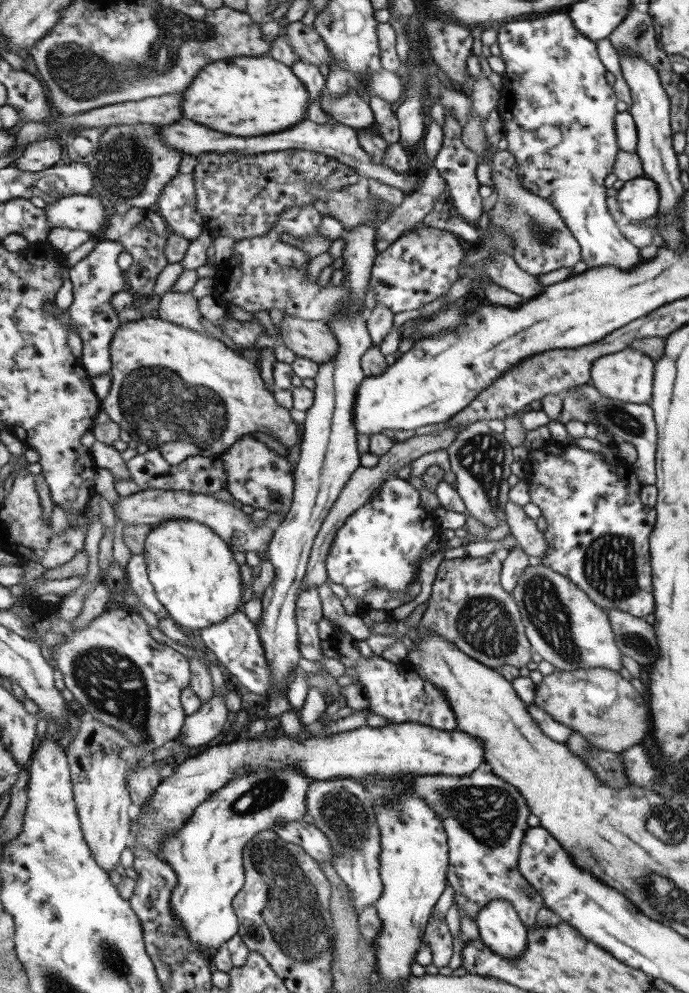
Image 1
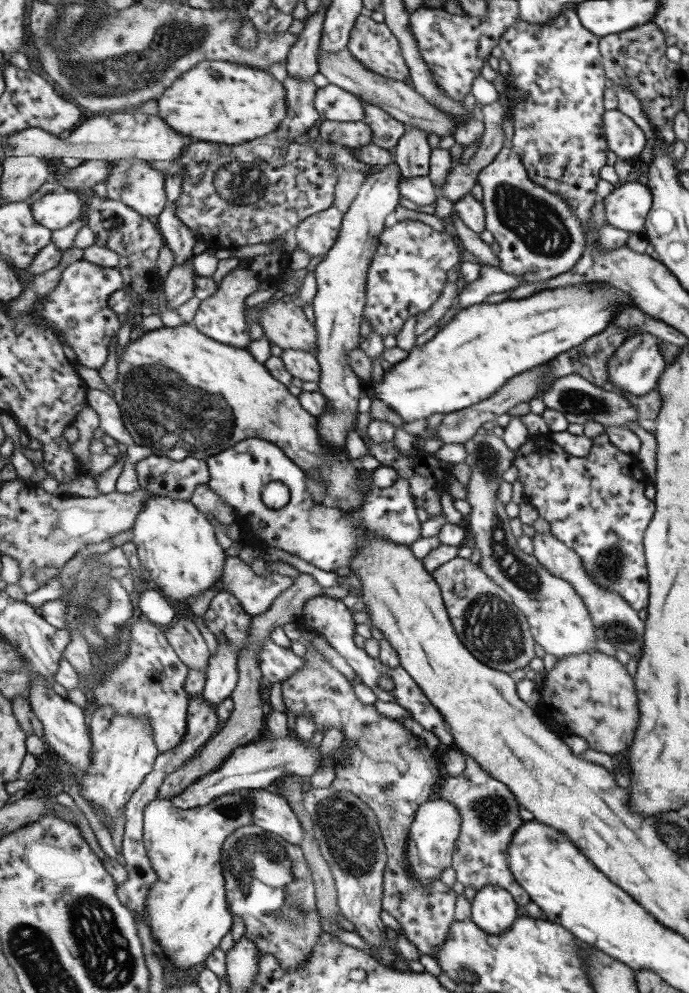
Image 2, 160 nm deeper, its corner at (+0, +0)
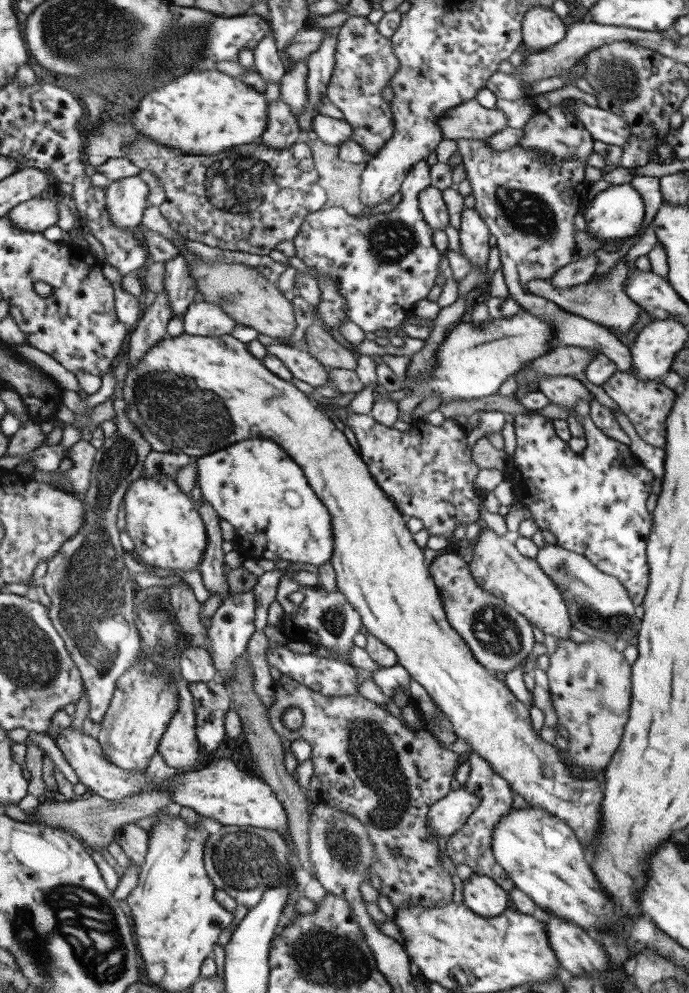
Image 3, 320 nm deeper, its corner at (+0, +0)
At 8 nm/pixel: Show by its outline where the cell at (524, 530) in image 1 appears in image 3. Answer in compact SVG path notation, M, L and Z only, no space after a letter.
M545 544L537 550L537 562L552 579L568 604L572 626L588 637L604 640L610 645L621 638L628 644L637 644L636 630L640 620L635 617L634 606L625 587L610 574L601 572L585 555L565 550L558 545Z

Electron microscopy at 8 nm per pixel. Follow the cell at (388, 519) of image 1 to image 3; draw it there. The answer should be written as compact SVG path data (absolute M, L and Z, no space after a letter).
M261 438L243 440L198 458L197 465L202 497L215 508L222 519L234 527L238 550L244 559L265 559L273 562L288 560L294 563L305 562L315 567L327 562L332 564L336 546L332 515L320 496L313 491L300 464L278 442Z

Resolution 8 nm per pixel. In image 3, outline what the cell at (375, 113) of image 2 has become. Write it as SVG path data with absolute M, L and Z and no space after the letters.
M353 16L339 28L339 46L335 56L335 71L328 86L328 99L342 111L353 127L355 142L371 154L377 154L397 132L397 120L384 95L384 88L401 70L401 61L393 51L392 39L387 39L366 17Z

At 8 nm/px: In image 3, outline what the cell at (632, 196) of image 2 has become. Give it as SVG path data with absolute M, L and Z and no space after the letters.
M617 184L598 192L582 214L586 222L586 232L601 244L600 248L615 251L619 248L619 242L629 240L632 236L638 236L643 222L643 201L639 193L629 184Z

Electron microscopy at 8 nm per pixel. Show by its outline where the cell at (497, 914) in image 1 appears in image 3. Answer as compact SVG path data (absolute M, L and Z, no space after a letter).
M475 872L464 882L464 903L477 914L494 917L512 906L509 891L489 875Z

